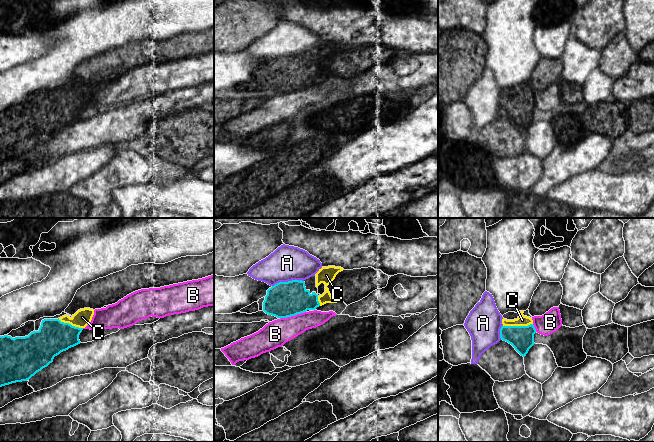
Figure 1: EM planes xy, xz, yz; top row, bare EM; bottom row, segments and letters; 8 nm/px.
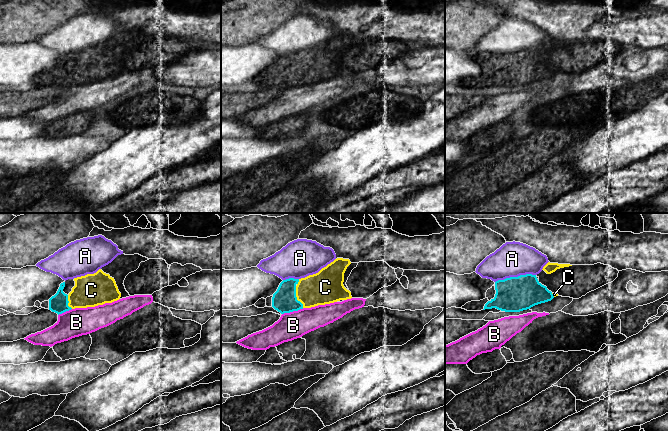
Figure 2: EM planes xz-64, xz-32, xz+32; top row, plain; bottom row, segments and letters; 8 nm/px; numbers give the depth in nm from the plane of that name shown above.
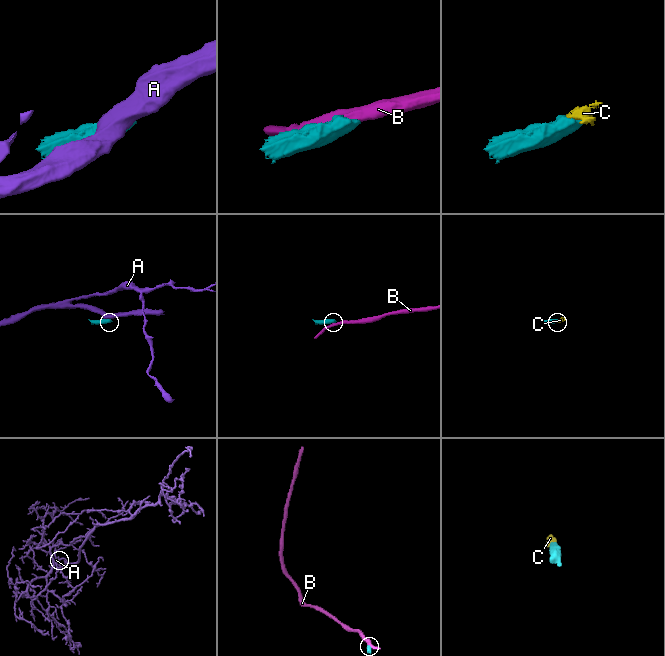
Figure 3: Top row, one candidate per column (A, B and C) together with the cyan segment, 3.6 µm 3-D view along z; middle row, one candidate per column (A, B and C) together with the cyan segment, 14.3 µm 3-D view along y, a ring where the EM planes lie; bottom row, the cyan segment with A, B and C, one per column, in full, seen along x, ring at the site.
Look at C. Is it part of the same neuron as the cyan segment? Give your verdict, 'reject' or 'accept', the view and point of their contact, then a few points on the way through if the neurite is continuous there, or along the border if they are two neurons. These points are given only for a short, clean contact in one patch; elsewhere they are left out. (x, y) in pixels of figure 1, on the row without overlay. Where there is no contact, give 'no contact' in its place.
accept; meets cyan in yz at (517, 102); runs through yz (521, 114), (517, 107), (517, 102), (522, 96)

